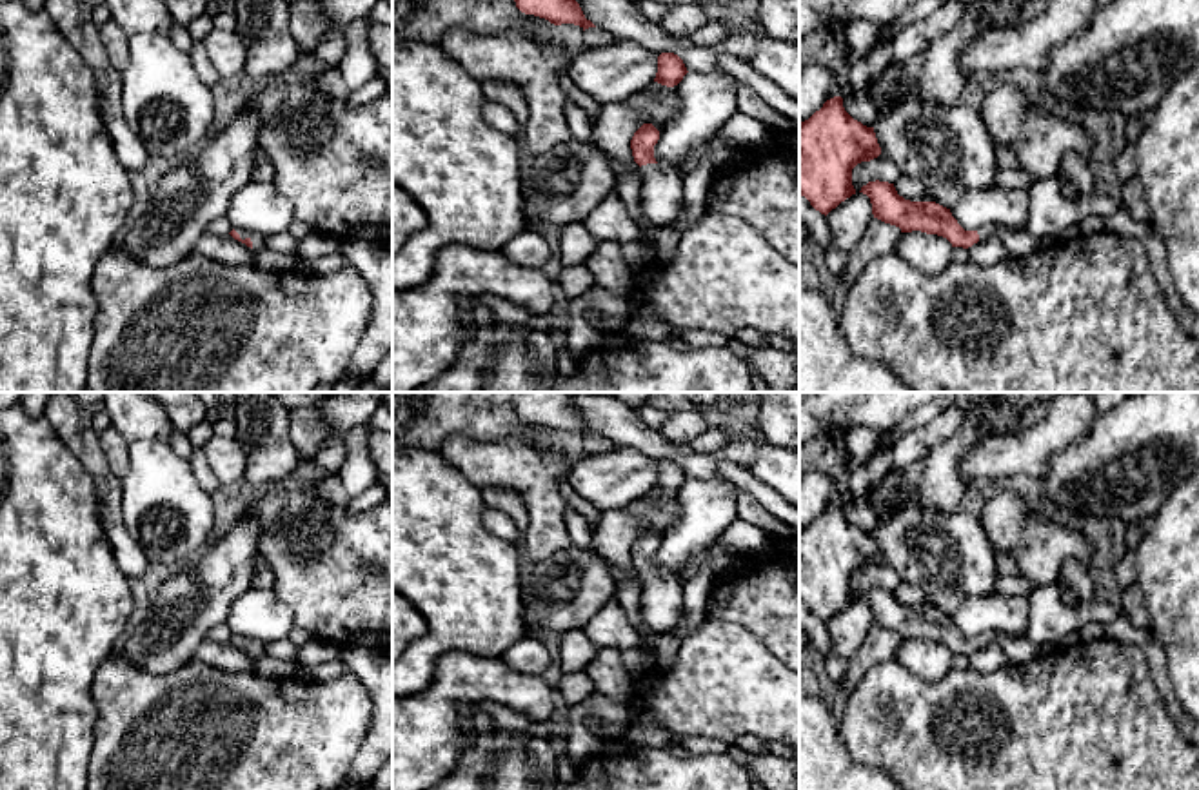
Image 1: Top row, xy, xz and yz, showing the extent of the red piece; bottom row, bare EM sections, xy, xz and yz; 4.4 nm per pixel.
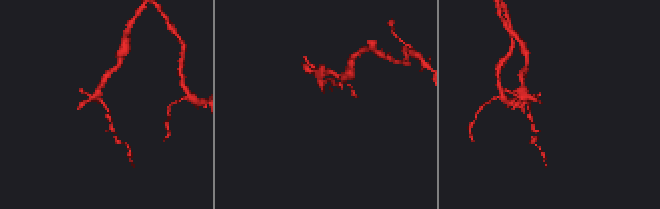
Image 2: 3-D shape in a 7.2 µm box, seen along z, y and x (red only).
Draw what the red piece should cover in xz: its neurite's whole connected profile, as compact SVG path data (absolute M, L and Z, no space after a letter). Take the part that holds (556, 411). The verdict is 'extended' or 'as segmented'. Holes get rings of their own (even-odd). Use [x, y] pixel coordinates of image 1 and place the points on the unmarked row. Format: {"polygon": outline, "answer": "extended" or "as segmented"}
{"polygon": "M512 392L512 405L521 420L545 425L554 432L574 430L583 438L596 434L585 425L569 392Z", "answer": "as segmented"}

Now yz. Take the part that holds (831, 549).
{"polygon": "M834 503L799 530L799 601L827 623L856 601L852 576L879 561L874 534L854 527Z", "answer": "as segmented"}

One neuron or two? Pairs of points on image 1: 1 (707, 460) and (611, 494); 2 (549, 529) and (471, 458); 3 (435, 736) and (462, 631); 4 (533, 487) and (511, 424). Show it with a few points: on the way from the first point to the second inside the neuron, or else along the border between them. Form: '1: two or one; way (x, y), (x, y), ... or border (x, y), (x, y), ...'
1: two; border (618, 445), (644, 451), (658, 462)
2: one; way (545, 505), (504, 464), (495, 464)
3: two; border (498, 656), (444, 652), (429, 683)
4: two; border (473, 438), (516, 436), (536, 444), (556, 442)

